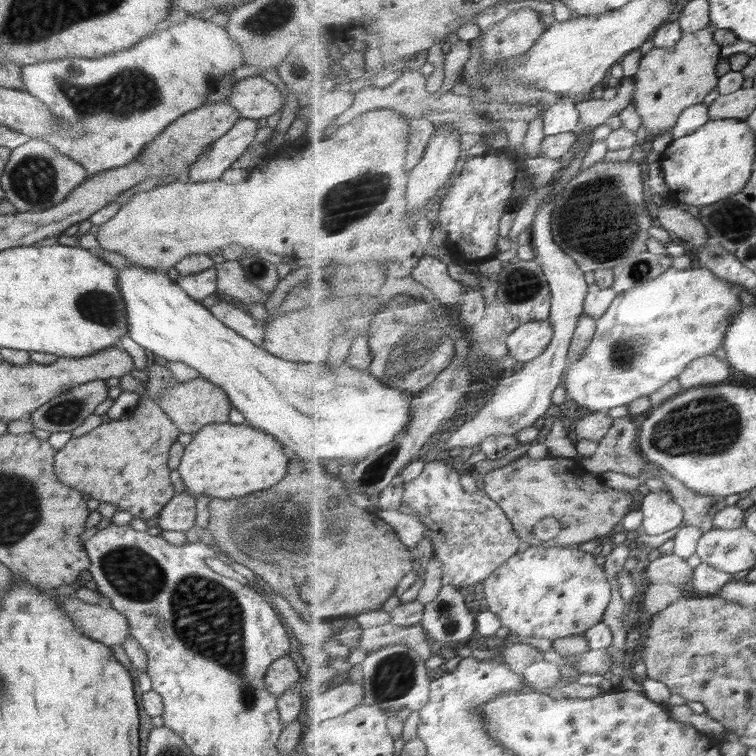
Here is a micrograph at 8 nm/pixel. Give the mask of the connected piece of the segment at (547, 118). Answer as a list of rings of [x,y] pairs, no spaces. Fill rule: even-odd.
[[[572,97],[564,98],[548,108],[543,117],[547,136],[576,131],[581,122],[579,106],[574,103]]]

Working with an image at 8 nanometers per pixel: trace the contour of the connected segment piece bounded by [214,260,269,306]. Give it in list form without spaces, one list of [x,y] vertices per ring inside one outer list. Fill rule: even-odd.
[[[239,260],[216,263],[214,268],[218,292],[232,296],[246,306],[258,302],[265,304],[268,301],[269,296],[246,278]]]

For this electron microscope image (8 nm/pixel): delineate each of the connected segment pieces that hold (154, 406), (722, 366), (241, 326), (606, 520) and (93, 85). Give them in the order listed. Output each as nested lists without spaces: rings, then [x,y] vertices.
[[[150,363],[146,370],[148,380],[144,380],[145,395],[139,394],[136,406],[127,415],[112,419],[111,422],[100,423],[100,426],[93,428],[83,436],[73,437],[56,452],[53,462],[55,475],[66,486],[71,486],[82,494],[90,494],[90,498],[95,498],[99,502],[116,505],[118,511],[125,510],[133,514],[133,518],[142,518],[145,521],[156,516],[176,494],[170,481],[171,470],[168,468],[168,457],[170,447],[177,442],[177,437],[181,434],[173,420],[157,403],[157,398],[166,389],[176,384],[168,366]]]
[[[710,355],[695,360],[680,376],[682,388],[690,390],[702,384],[718,384],[726,382],[732,376],[734,368],[731,364],[723,362],[718,356]]]
[[[222,301],[207,310],[240,337],[264,349],[264,323],[254,320],[248,311]]]
[[[522,456],[505,467],[494,469],[485,476],[485,491],[500,503],[506,514],[515,523],[523,542],[541,544],[533,534],[538,522],[554,516],[561,523],[560,534],[544,542],[546,547],[574,547],[594,538],[603,539],[610,534],[628,513],[636,510],[636,494],[606,486],[592,474],[564,474],[564,458],[553,456],[536,460]]]
[[[188,15],[184,22],[171,25],[169,28],[166,28],[166,30],[160,30],[158,34],[154,34],[153,36],[145,36],[140,42],[137,42],[128,50],[123,50],[116,54],[109,54],[102,58],[66,57],[38,64],[22,65],[21,77],[25,91],[39,98],[40,102],[44,102],[48,111],[59,120],[59,132],[56,134],[49,134],[40,139],[44,139],[59,153],[81,164],[85,168],[87,174],[92,176],[103,170],[115,169],[116,167],[124,165],[127,166],[129,162],[135,161],[139,154],[142,153],[173,120],[176,120],[179,116],[186,114],[188,111],[206,105],[209,85],[212,85],[218,78],[228,75],[230,71],[235,71],[242,66],[244,66],[243,52],[241,51],[240,45],[231,38],[223,26],[216,25],[216,23],[212,23],[211,20],[201,17],[200,15]]]

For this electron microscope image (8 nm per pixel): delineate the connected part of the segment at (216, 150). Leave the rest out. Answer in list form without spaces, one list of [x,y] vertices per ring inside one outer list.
[[[239,118],[224,136],[213,141],[200,158],[191,164],[188,180],[201,183],[220,179],[223,172],[250,147],[258,129],[256,119]]]

